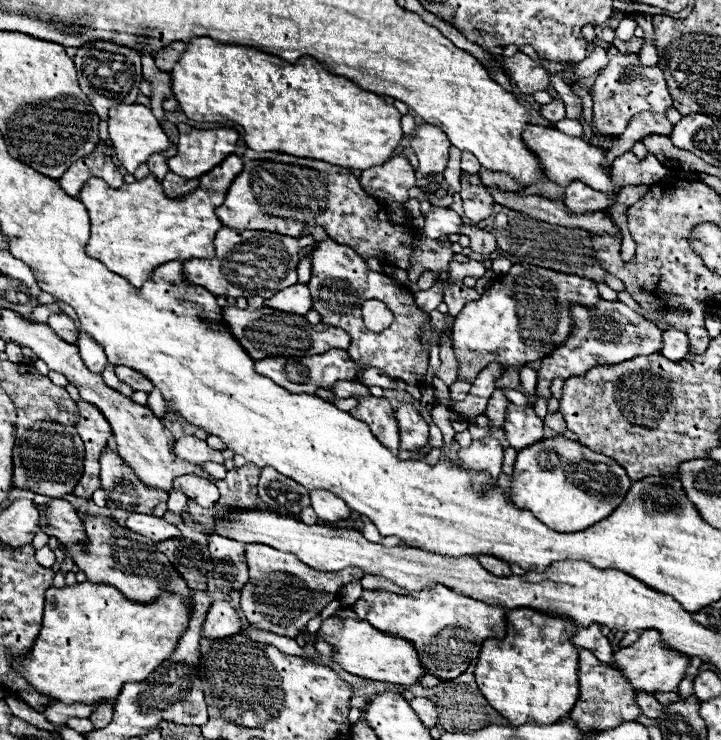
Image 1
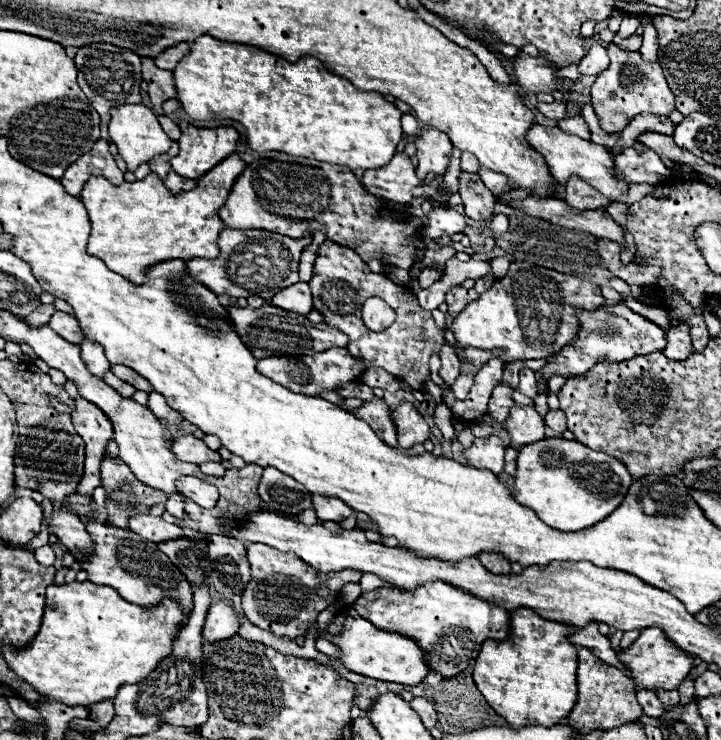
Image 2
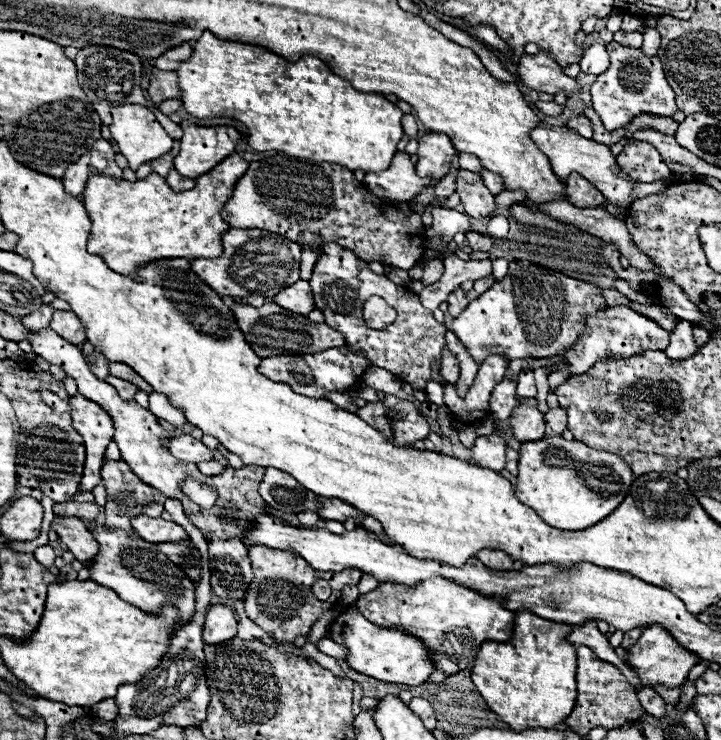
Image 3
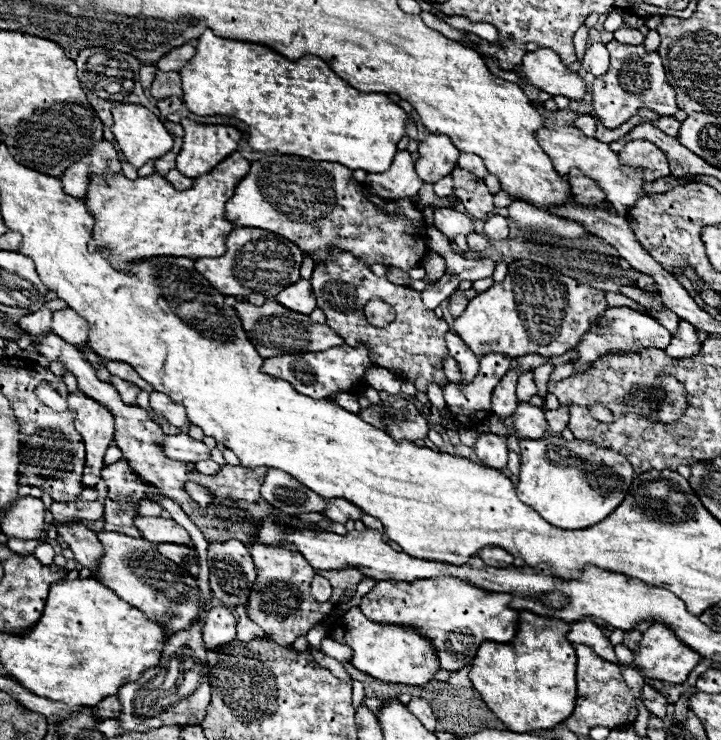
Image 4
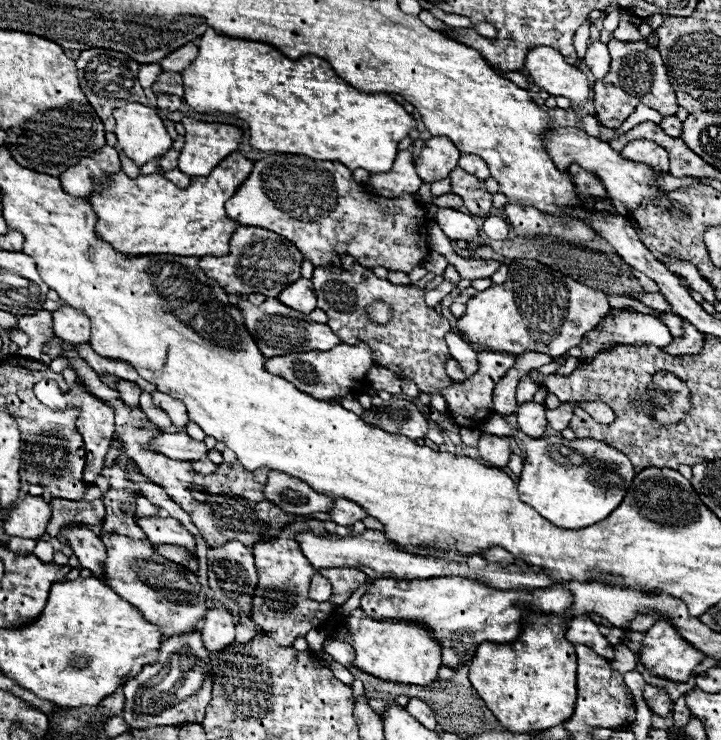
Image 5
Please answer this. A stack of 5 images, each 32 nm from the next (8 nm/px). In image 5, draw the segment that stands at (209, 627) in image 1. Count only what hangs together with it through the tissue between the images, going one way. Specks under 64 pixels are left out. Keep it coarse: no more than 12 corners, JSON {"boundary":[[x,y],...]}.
{"boundary":[[210,608],[202,622],[208,652],[234,642],[234,616]]}

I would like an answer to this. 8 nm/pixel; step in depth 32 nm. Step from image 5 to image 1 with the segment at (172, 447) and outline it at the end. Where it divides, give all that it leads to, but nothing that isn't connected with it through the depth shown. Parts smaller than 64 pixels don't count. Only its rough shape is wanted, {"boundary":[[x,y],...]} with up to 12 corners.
{"boundary":[[182,436],[174,444],[178,458],[204,464],[224,464],[220,450],[212,450],[196,436]]}

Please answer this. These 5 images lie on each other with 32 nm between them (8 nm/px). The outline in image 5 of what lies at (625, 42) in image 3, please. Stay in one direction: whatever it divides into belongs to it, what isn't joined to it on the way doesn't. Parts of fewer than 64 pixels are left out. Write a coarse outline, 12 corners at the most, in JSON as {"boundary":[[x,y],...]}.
{"boundary":[[622,10],[620,26],[614,30],[618,40],[640,40],[630,14]]}

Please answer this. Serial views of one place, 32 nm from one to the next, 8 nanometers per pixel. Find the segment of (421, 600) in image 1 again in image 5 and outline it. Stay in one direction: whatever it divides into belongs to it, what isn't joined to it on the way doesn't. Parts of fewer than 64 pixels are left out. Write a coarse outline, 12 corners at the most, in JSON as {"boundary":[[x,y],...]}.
{"boundary":[[458,576],[380,578],[368,618],[422,624],[456,670],[520,634],[518,600],[560,614],[562,586],[506,592]]}

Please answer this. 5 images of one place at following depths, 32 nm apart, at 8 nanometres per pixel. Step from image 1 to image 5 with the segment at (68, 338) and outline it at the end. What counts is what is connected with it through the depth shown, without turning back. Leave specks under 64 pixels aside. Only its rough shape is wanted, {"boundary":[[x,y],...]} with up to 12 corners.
{"boundary":[[64,306],[52,312],[54,334],[64,342],[86,344],[90,320]]}

